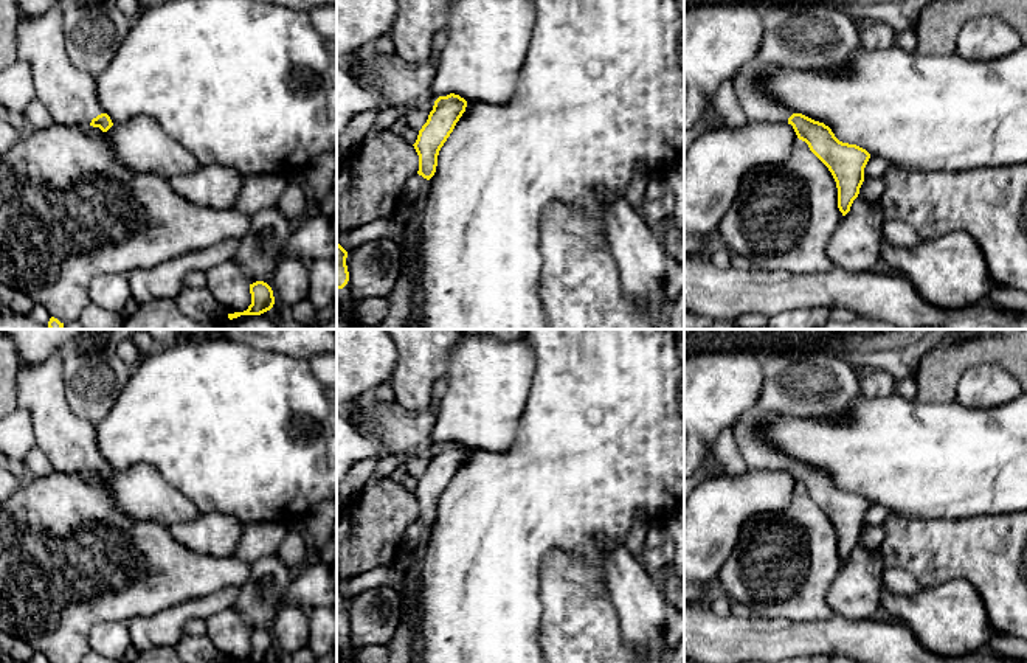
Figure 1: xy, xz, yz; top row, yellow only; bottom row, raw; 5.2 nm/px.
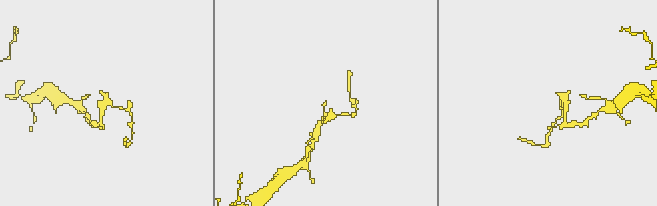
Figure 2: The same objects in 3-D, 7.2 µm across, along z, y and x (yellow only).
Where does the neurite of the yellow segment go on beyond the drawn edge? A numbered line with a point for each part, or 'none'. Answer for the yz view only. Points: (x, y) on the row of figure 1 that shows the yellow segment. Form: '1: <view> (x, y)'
1: yz (757, 106)

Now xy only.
1: xy (70, 95)

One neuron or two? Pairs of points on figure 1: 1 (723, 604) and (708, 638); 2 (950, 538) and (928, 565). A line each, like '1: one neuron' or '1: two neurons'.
1: two neurons
2: one neuron

